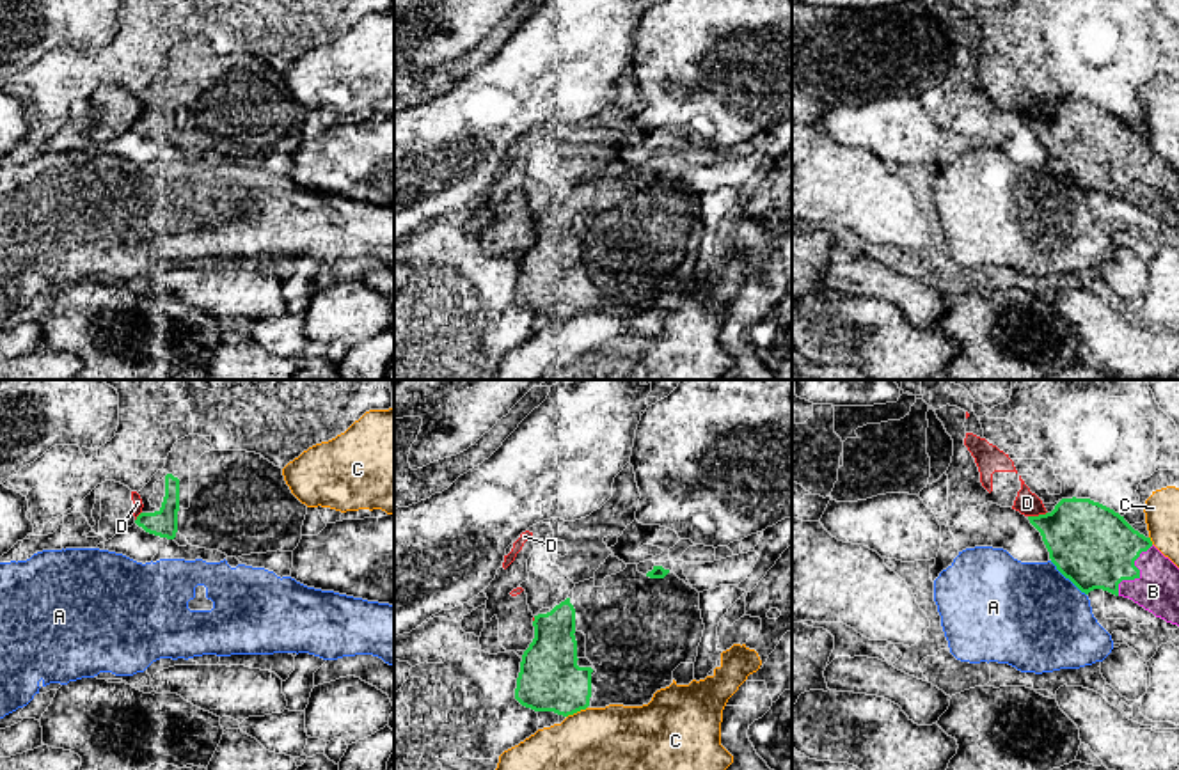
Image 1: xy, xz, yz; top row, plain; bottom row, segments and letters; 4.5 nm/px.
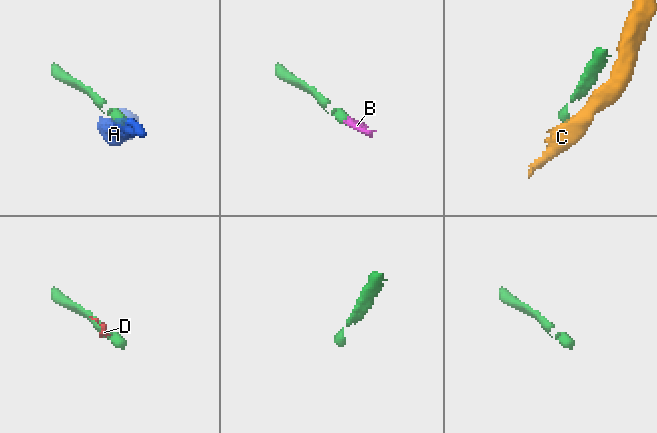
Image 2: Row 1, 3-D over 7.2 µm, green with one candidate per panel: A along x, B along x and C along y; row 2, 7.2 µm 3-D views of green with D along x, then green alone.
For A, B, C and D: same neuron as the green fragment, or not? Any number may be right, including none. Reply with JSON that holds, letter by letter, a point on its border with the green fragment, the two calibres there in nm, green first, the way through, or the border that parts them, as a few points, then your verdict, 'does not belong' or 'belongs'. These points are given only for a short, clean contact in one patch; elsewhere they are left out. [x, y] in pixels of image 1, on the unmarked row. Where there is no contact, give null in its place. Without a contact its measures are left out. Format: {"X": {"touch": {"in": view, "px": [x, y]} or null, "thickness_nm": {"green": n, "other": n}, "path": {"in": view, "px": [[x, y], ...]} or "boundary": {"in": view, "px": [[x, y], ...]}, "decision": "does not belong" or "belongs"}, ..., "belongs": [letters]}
{"A": {"touch": {"in": "yz", "px": [1068, 180]}, "thickness_nm": {"green": 380, "other": 480}, "decision": "does not belong"}, "B": {"touch": {"in": "yz", "px": [1139, 176]}, "thickness_nm": {"green": 380, "other": 200}, "decision": "belongs"}, "C": {"touch": {"in": "xz", "px": [576, 314]}, "thickness_nm": {"green": 280, "other": 500}, "decision": "does not belong"}, "D": {"touch": {"in": "yz", "px": [1039, 117]}, "thickness_nm": {"green": 360, "other": 110}, "decision": "does not belong"}, "belongs": ["B"]}

